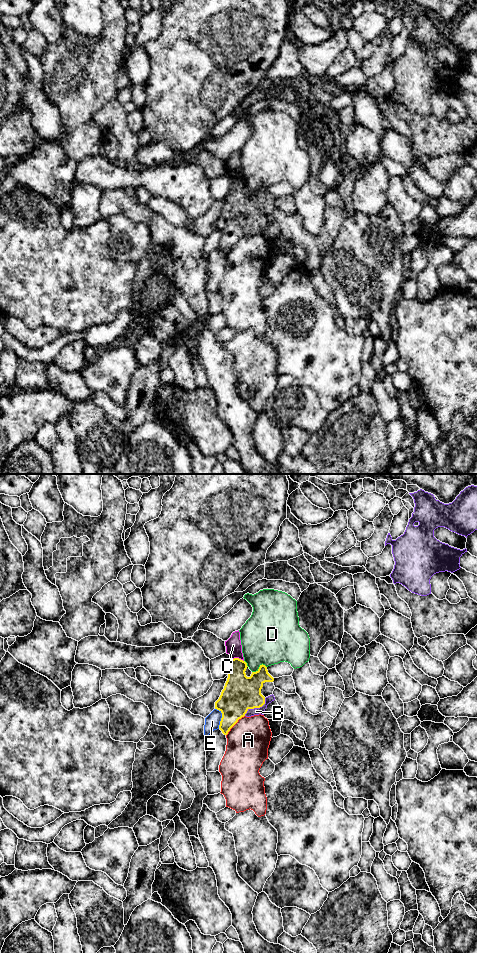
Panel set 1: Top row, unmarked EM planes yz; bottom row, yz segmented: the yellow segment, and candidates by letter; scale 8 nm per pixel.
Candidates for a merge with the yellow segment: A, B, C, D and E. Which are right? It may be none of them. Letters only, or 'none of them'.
B

